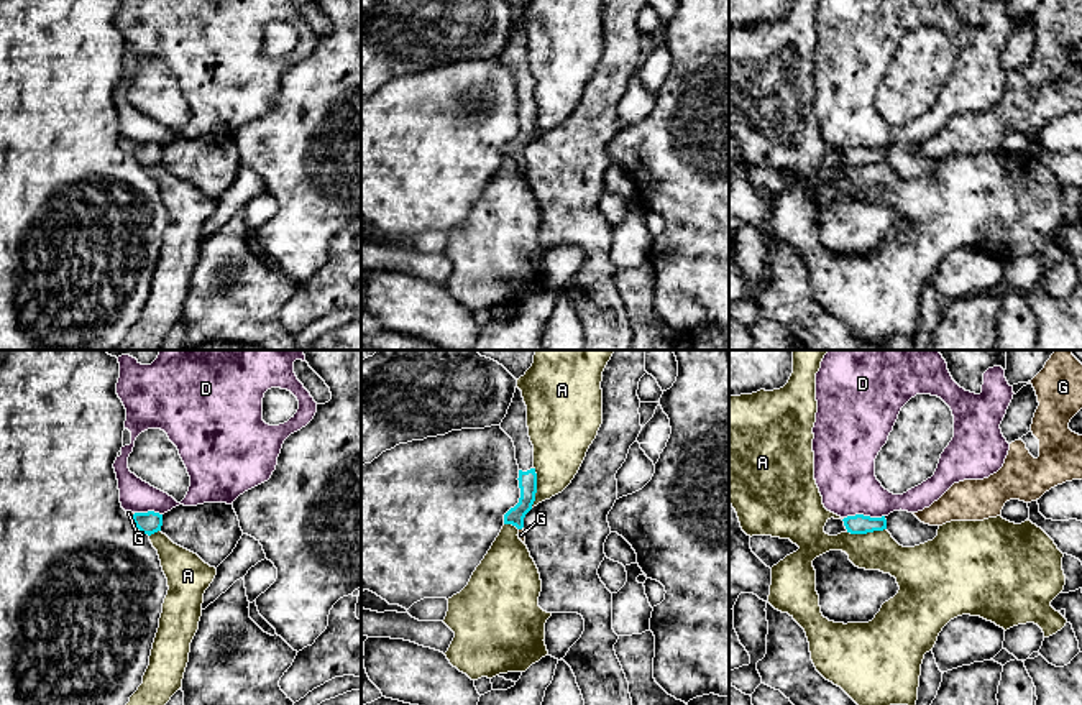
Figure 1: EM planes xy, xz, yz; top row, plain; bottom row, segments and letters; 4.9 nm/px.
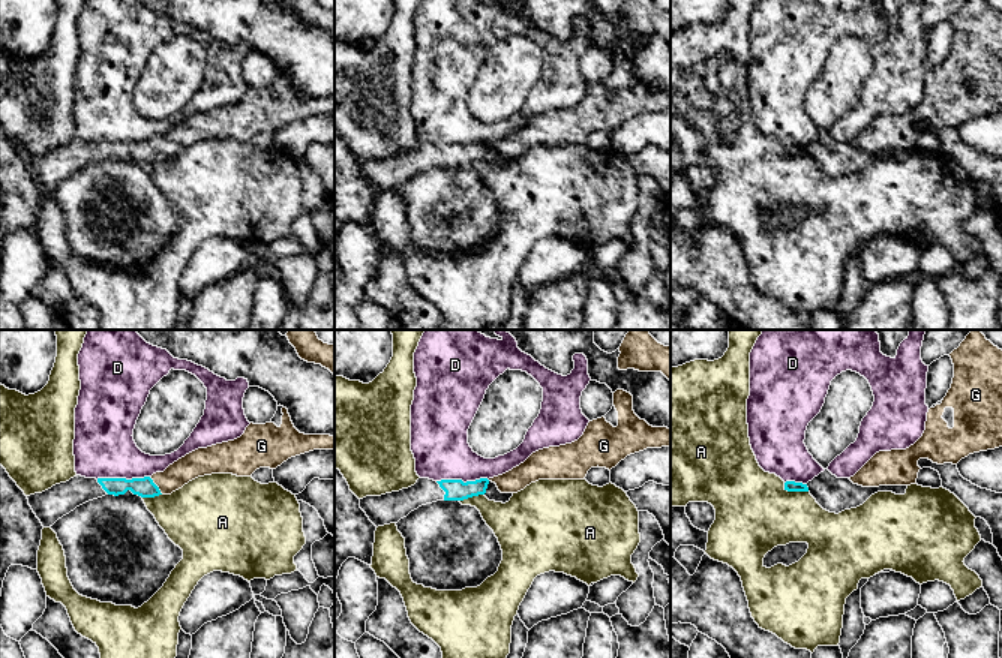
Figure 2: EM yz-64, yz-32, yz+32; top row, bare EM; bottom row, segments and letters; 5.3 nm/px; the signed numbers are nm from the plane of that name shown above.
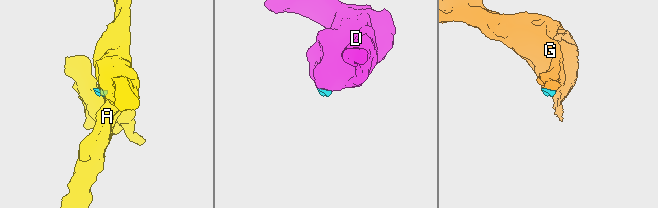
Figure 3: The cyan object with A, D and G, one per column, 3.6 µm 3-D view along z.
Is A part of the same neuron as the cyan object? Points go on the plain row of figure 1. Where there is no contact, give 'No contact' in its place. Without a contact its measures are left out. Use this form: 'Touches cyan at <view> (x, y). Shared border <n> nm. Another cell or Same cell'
Touches cyan at xz (536, 119). Shared border 200 nm. Another cell

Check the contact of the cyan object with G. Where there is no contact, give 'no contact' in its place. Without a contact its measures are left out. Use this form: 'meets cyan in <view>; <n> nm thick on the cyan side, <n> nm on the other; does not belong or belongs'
meets cyan in xz; 100 nm thick on the cyan side, 40 nm on the other; belongs

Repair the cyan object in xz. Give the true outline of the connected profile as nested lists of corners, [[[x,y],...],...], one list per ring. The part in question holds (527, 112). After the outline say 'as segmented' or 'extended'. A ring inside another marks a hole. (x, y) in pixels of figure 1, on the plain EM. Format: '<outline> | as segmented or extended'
[[[516,20],[512,35],[501,61],[512,71],[516,79],[516,92],[519,97],[519,135],[504,146],[504,156],[512,156],[519,161],[519,171],[525,176],[524,150],[532,141],[537,125],[537,105],[534,100],[534,77],[527,59],[527,38],[522,23]]] | extended

